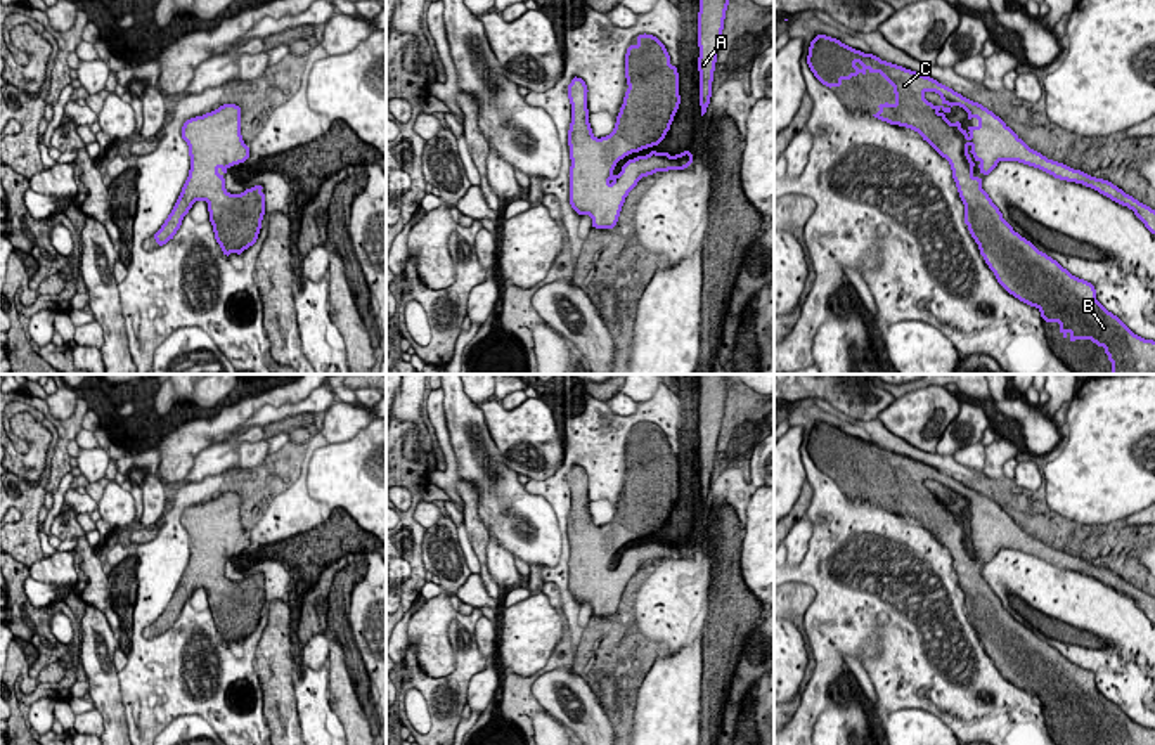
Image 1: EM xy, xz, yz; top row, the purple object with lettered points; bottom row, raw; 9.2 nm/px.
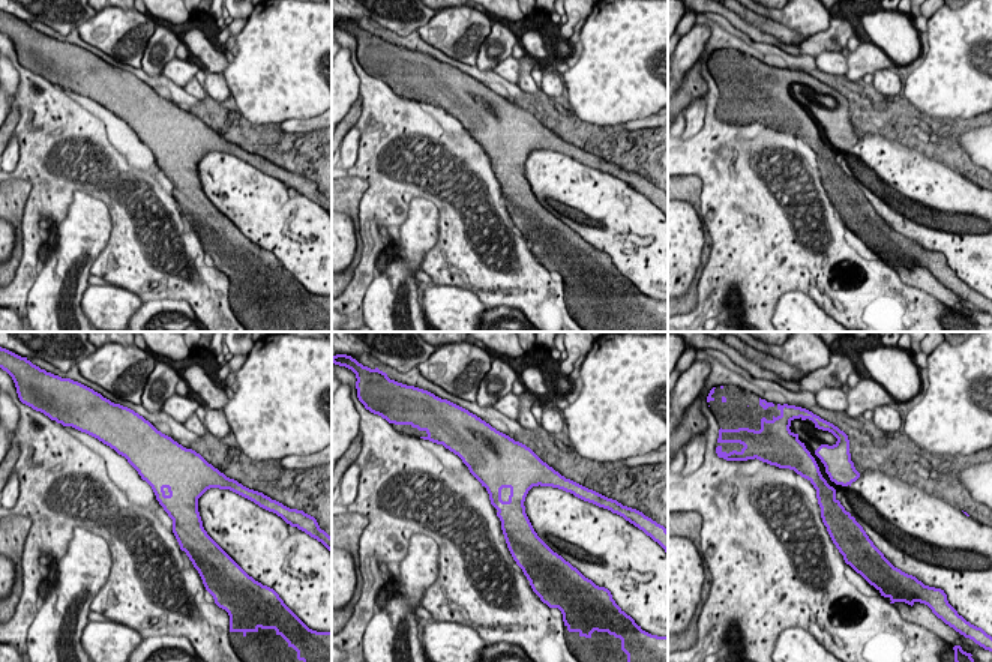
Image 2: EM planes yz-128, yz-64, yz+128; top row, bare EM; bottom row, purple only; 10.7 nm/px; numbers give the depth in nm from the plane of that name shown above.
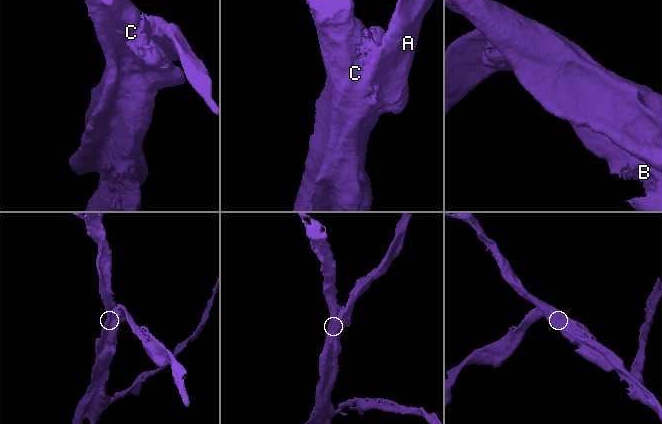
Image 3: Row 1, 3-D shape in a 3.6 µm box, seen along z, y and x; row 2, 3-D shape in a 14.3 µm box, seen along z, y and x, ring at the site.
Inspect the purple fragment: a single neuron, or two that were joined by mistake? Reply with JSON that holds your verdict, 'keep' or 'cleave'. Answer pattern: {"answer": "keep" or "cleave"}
{"answer": "keep"}

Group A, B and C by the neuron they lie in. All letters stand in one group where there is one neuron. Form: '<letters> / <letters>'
A B C

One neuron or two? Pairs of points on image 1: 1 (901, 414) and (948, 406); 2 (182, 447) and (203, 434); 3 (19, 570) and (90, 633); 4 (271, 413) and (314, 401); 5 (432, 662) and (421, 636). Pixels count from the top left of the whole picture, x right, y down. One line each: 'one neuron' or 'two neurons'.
1: one neuron
2: one neuron
3: two neurons
4: one neuron
5: one neuron

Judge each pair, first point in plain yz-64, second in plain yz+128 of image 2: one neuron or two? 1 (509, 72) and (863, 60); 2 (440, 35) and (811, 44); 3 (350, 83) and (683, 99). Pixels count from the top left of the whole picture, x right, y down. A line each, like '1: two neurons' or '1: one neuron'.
1: two neurons
2: two neurons
3: two neurons

